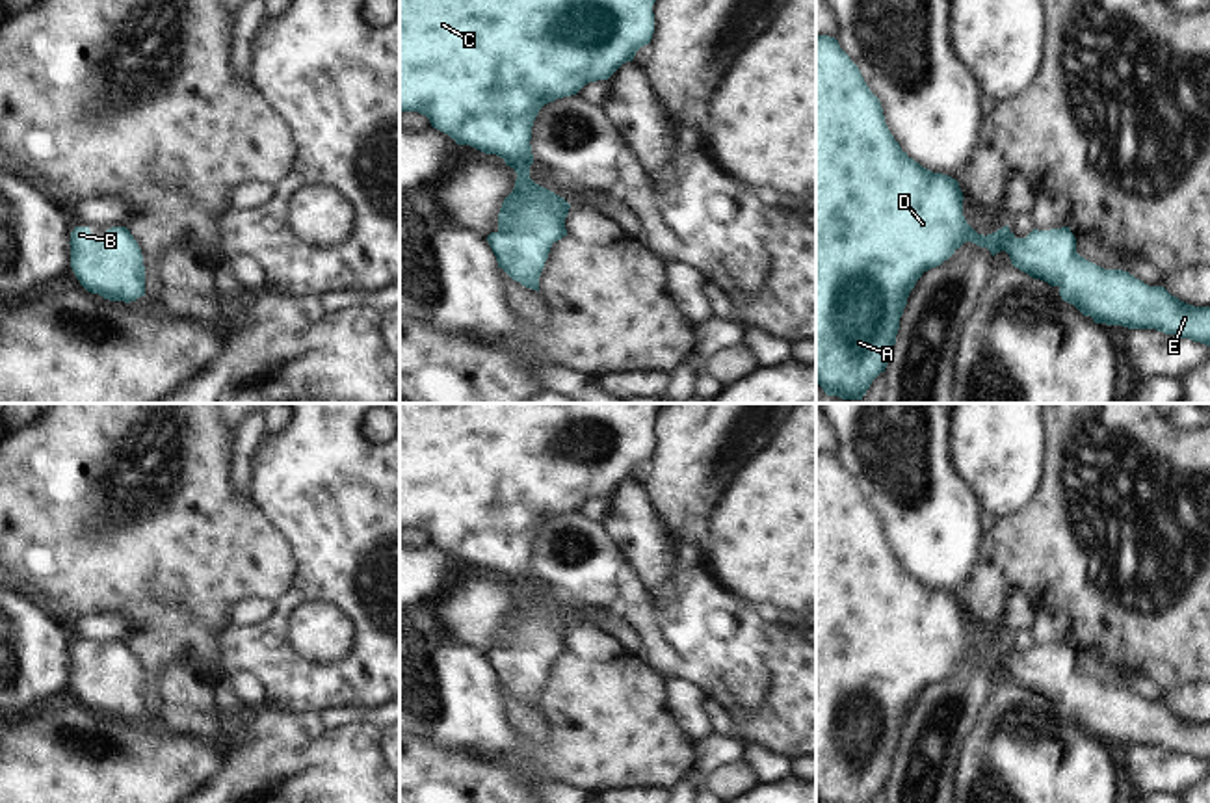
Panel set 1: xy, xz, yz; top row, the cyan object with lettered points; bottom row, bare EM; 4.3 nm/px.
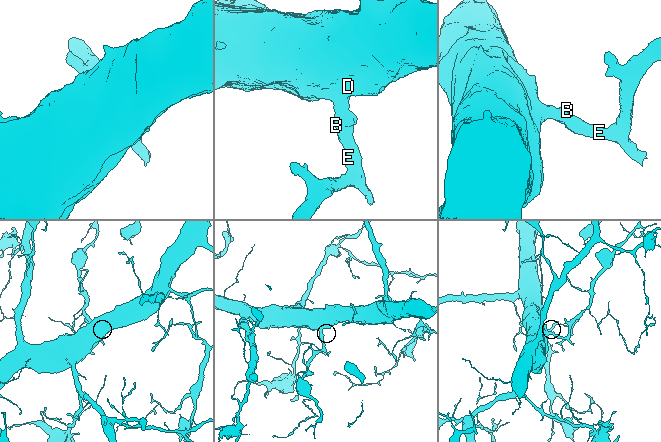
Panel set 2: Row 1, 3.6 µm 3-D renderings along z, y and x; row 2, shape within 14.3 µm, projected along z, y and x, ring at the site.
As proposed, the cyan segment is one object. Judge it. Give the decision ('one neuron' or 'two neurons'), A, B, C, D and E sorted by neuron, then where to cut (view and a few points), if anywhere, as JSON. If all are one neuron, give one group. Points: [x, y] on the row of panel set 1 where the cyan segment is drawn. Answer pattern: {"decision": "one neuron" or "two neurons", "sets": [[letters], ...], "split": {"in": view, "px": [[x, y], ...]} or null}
{"decision": "one neuron", "sets": [["A", "B", "C", "D", "E"]], "split": null}

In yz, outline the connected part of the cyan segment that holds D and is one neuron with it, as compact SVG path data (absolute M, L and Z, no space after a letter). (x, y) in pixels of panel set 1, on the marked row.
M816 33L816 383L827 396L862 400L888 364L900 318L916 281L948 260L965 242L987 247L993 257L1006 251L1015 268L1058 286L1061 299L1095 323L1156 329L1210 346L1210 307L1188 305L1164 286L1149 286L1128 271L1104 270L1085 260L1076 253L1076 238L1069 227L1033 229L1026 238L1017 238L1007 225L987 236L978 234L963 216L963 199L955 178L922 167L901 151L859 67L835 37Z

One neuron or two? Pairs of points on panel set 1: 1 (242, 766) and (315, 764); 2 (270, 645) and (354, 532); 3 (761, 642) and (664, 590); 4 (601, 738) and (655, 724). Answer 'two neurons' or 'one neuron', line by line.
1: two neurons
2: one neuron
3: one neuron
4: one neuron

